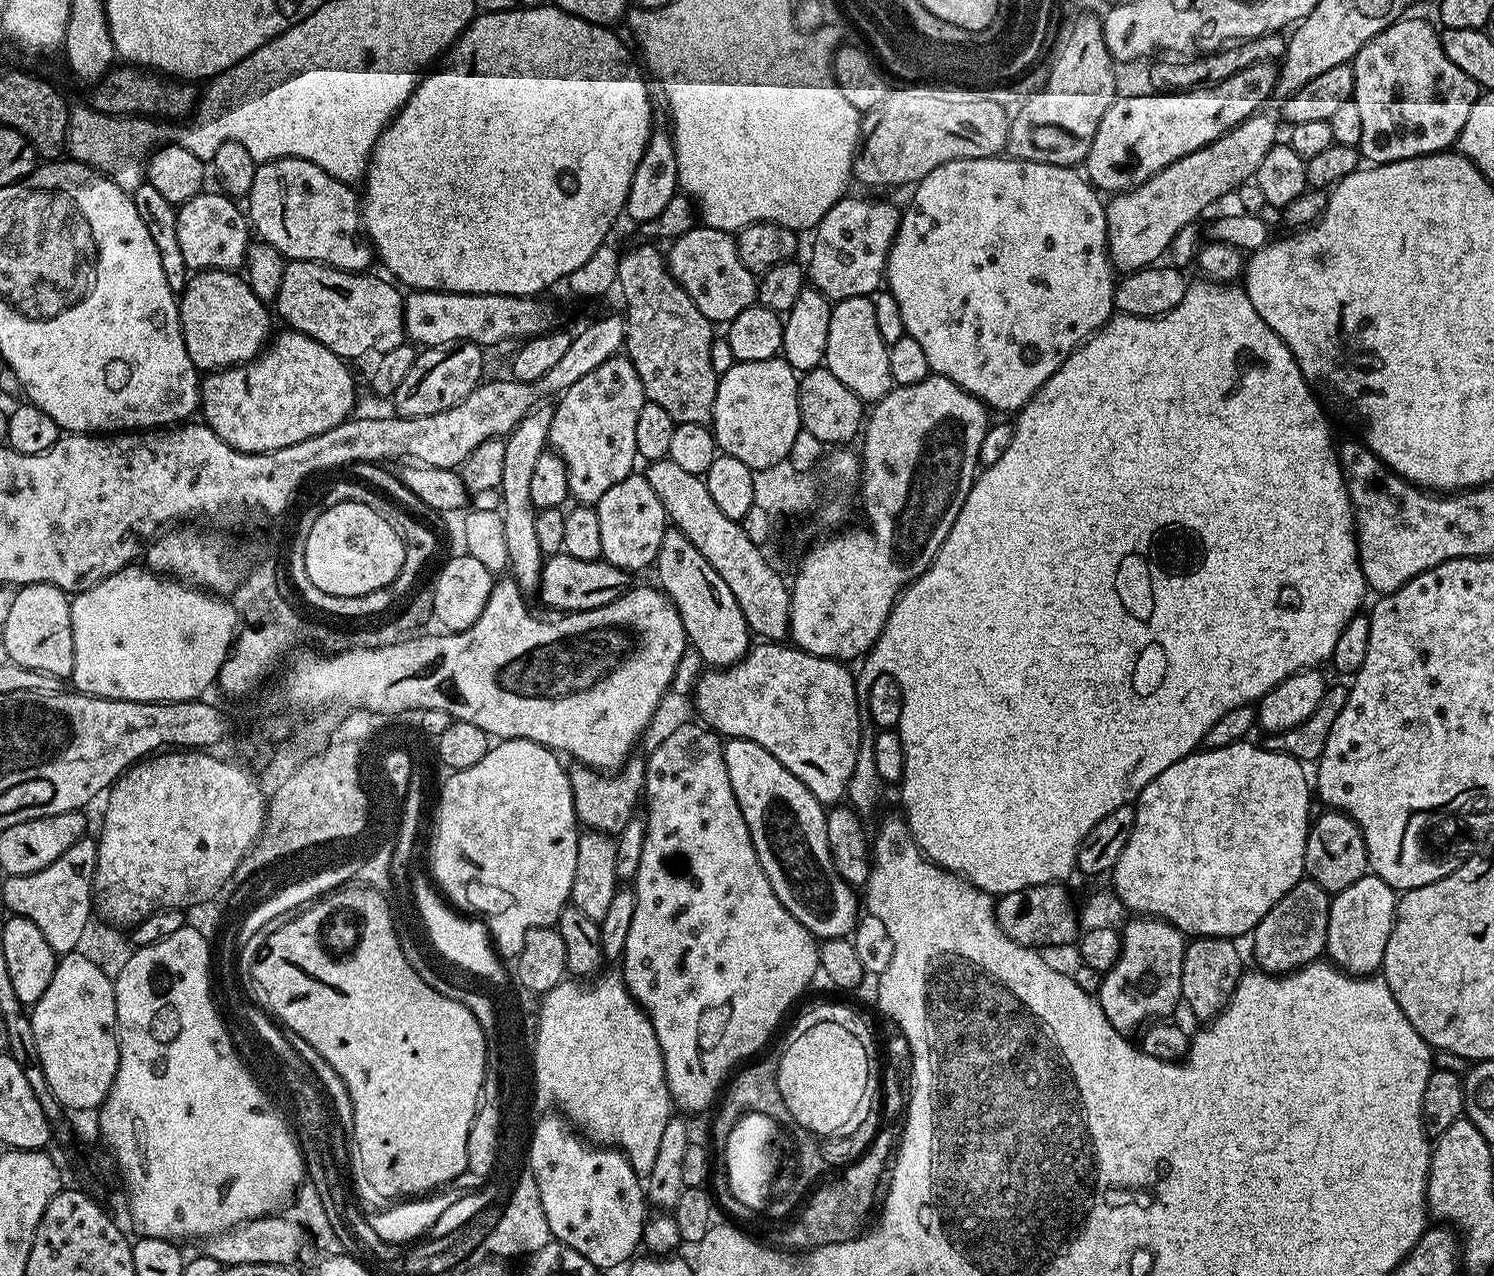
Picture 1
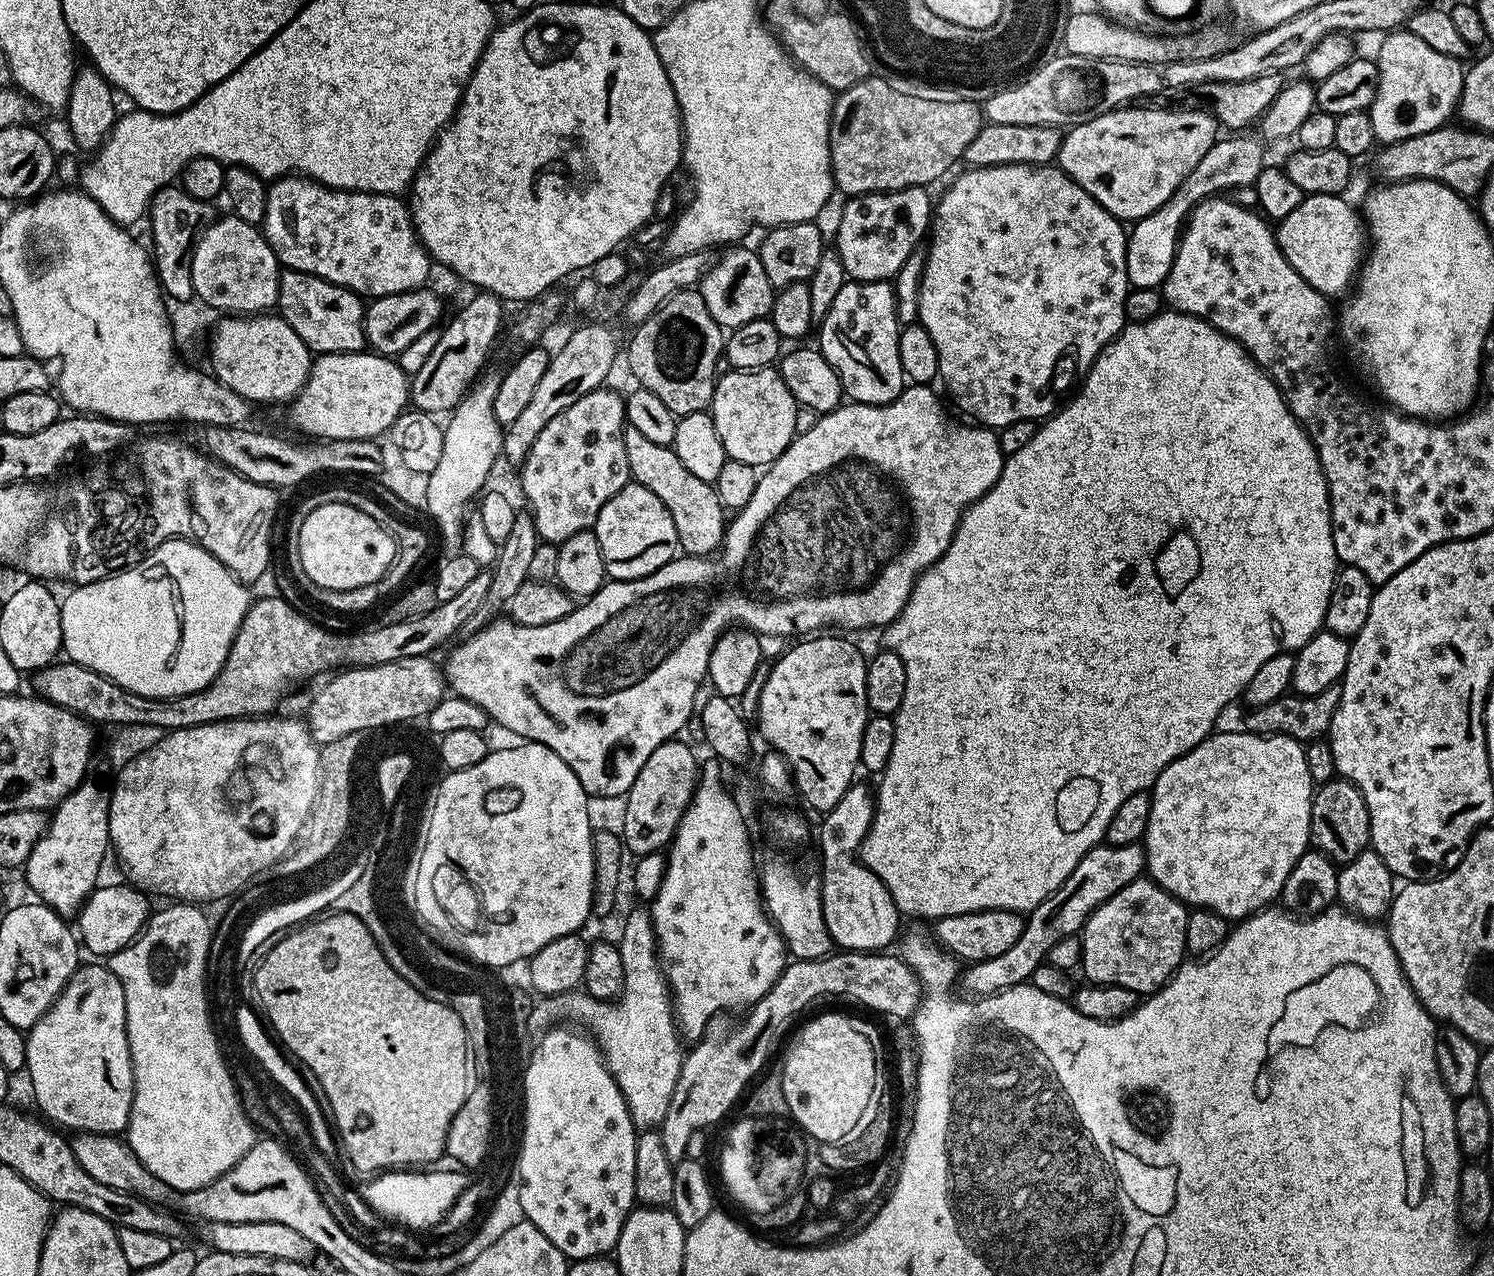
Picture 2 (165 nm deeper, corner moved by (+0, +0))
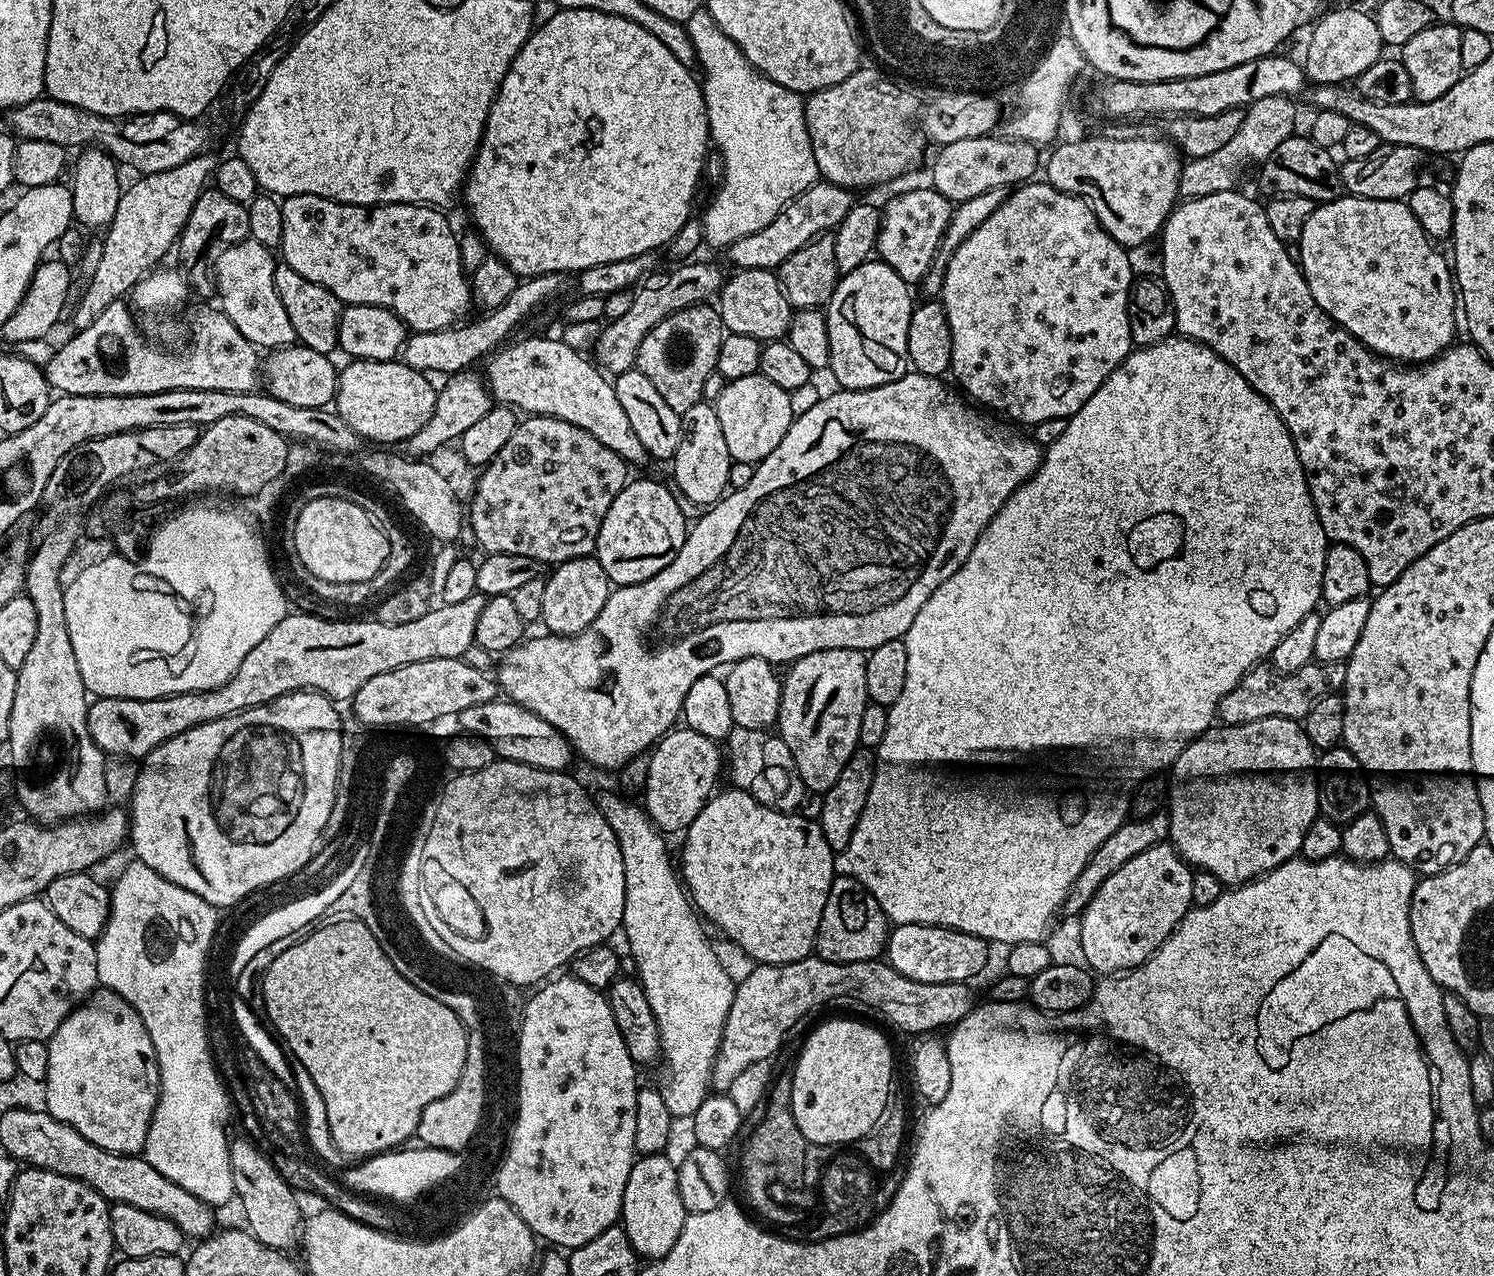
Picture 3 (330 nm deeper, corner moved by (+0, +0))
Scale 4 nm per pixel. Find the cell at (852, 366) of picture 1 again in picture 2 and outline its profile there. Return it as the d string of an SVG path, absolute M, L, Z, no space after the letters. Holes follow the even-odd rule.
M848 280L838 290L834 303L830 310L819 321L820 341L818 347L820 353L834 366L834 370L840 379L840 385L844 388L844 395L849 401L857 404L890 404L900 397L900 393L906 387L906 377L902 370L902 358L898 358L898 338L902 325L896 317L896 299L891 283L886 280L878 282L858 282Z

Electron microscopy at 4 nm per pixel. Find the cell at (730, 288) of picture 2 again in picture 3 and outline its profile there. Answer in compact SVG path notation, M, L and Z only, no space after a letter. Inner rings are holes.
M741 268L733 273L725 279L718 293L720 323L728 332L746 334L761 342L785 339L794 309L780 285L779 275L771 268Z

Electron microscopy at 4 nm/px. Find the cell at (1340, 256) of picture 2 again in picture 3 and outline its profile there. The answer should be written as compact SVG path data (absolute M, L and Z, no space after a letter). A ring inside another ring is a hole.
M1347 194L1336 200L1326 200L1317 203L1316 209L1306 218L1306 226L1302 226L1302 234L1298 241L1298 263L1300 271L1304 273L1304 281L1310 286L1310 294L1321 310L1331 318L1336 325L1344 328L1358 342L1362 342L1370 351L1393 362L1407 362L1412 366L1419 366L1439 356L1445 348L1457 339L1456 320L1458 324L1458 289L1454 283L1454 272L1450 267L1450 260L1435 248L1433 241L1426 234L1426 230L1414 218L1404 200L1371 200L1358 198Z

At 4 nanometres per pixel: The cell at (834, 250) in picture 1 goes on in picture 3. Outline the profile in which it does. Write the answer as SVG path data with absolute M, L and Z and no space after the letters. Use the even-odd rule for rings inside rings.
M931 186L925 188L912 188L901 196L896 196L888 205L883 205L880 213L880 229L876 239L875 255L884 261L890 270L898 274L910 286L919 285L920 279L930 270L930 262L942 242L942 234L946 234L946 226L950 222L950 214L954 207L953 201L947 200L942 193Z

